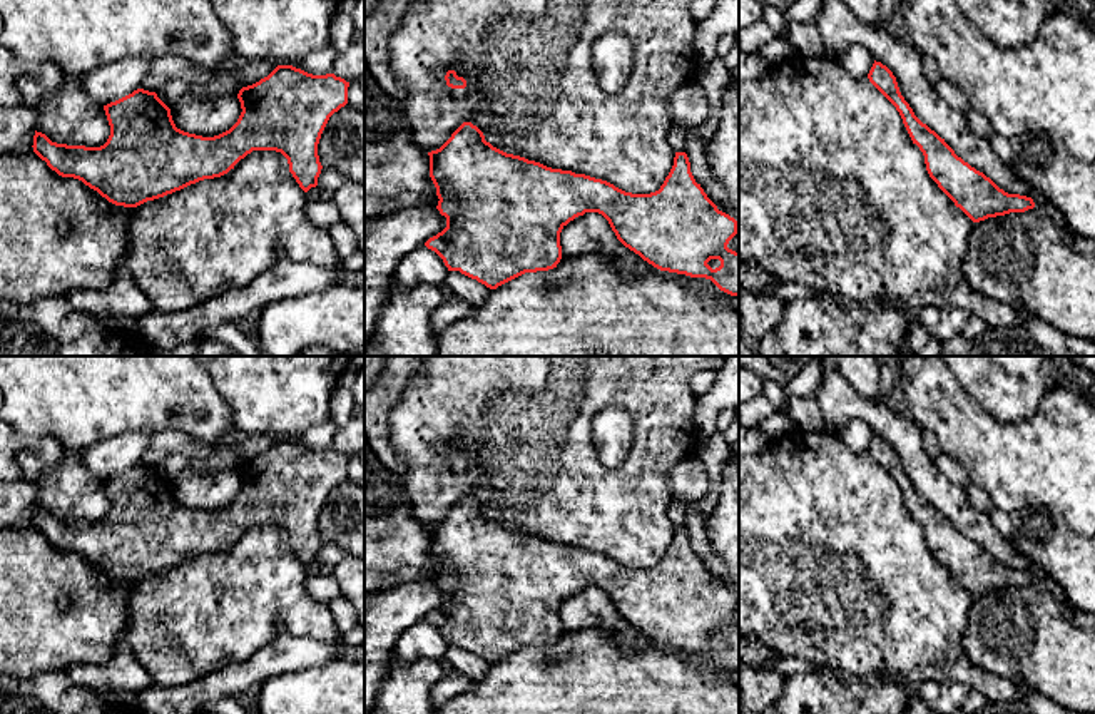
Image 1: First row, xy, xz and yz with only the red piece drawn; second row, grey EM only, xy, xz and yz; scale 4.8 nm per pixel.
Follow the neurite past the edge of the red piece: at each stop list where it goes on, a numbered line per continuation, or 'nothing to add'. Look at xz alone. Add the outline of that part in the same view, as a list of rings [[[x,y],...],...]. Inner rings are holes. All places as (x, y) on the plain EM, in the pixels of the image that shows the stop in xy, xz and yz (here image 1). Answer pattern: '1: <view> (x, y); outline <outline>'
nothing to add

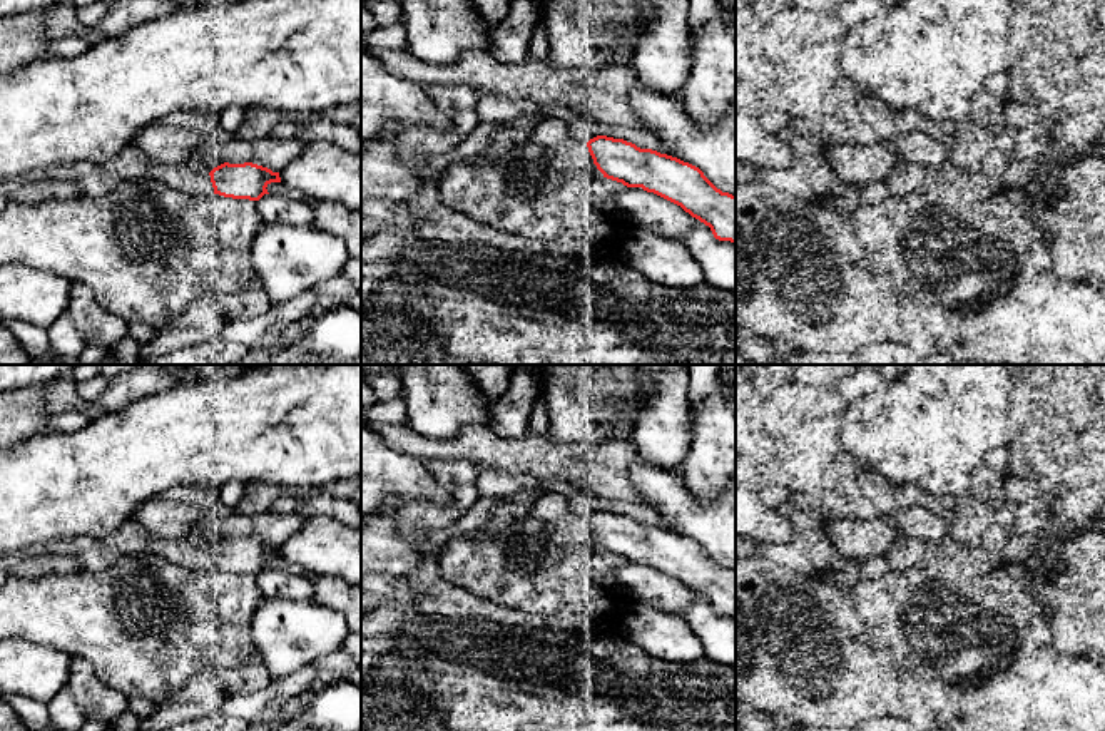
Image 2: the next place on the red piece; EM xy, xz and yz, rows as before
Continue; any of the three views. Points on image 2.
1: xz (569, 529); outline [[[550,492],[533,507],[533,514],[552,527],[548,537],[553,545],[582,547],[588,545],[593,534],[587,517],[577,515],[568,509],[567,498]]]

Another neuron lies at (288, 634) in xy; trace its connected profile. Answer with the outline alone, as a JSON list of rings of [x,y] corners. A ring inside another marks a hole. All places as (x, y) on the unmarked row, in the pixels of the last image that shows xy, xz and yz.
[[[262,597],[252,619],[252,641],[272,677],[284,677],[341,649],[349,634],[344,617],[318,601]]]

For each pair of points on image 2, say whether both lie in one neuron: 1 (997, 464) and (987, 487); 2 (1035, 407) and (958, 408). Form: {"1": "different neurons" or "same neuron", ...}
{"1": "different neurons", "2": "different neurons"}

